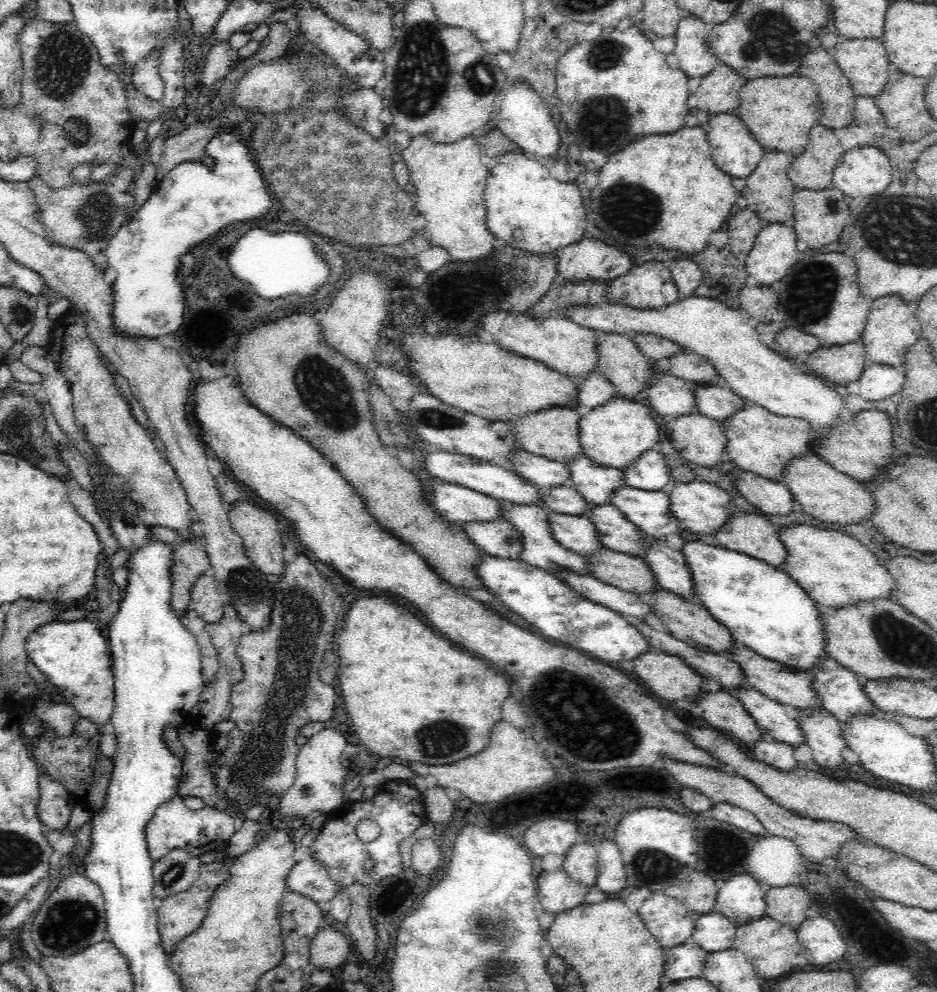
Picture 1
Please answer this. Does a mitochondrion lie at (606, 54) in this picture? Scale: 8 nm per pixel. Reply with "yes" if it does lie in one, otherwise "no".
yes

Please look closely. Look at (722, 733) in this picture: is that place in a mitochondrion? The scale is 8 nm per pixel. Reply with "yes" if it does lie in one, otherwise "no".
no

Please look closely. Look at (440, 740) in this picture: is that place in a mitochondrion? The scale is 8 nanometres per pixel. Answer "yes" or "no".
yes

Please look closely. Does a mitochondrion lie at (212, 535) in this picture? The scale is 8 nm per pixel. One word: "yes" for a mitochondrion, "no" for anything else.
no

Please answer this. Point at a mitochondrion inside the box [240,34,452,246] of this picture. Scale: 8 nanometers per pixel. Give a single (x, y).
(359, 110)

